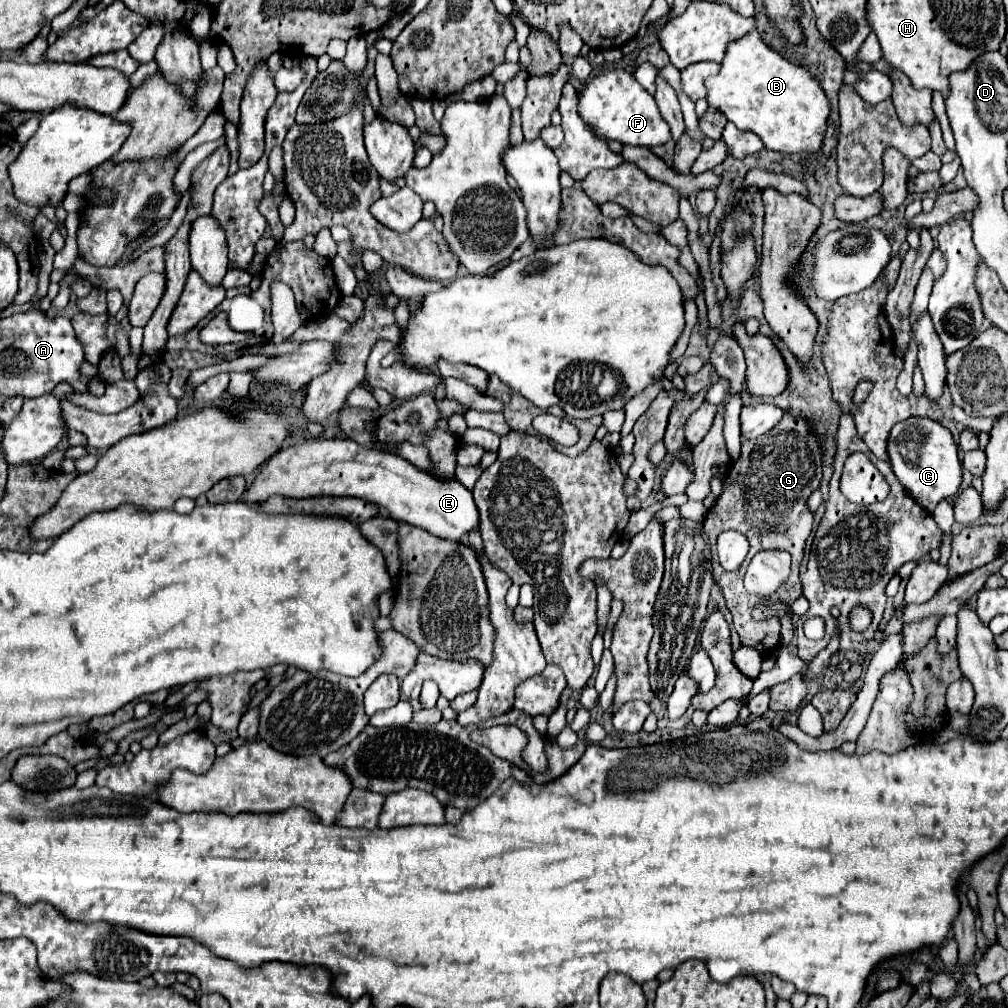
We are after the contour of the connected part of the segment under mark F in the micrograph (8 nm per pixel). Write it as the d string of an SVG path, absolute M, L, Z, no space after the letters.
M612 67L592 77L578 95L578 115L602 141L618 141L632 147L654 147L670 141L670 127L662 119L654 97L634 79L632 73Z

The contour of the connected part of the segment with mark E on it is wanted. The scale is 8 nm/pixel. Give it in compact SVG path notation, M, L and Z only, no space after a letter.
M342 437L308 439L304 443L280 449L260 469L254 483L242 495L242 501L248 505L258 505L272 495L290 499L360 497L386 507L396 521L422 527L436 537L452 541L462 541L470 529L478 527L478 509L472 493L462 483L444 483L444 479L440 481L428 473L424 475L424 471L416 469L394 453L364 449L352 439Z

